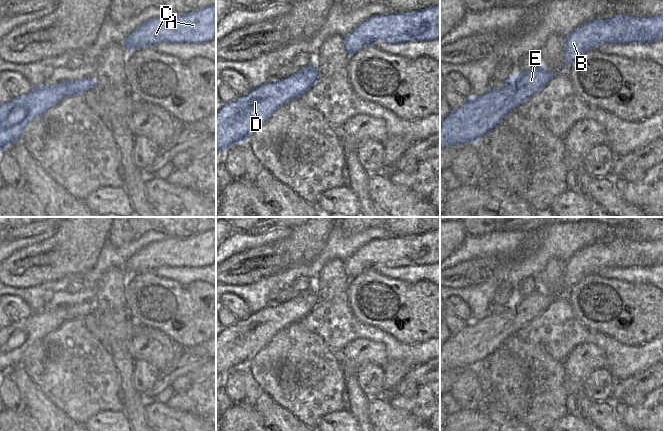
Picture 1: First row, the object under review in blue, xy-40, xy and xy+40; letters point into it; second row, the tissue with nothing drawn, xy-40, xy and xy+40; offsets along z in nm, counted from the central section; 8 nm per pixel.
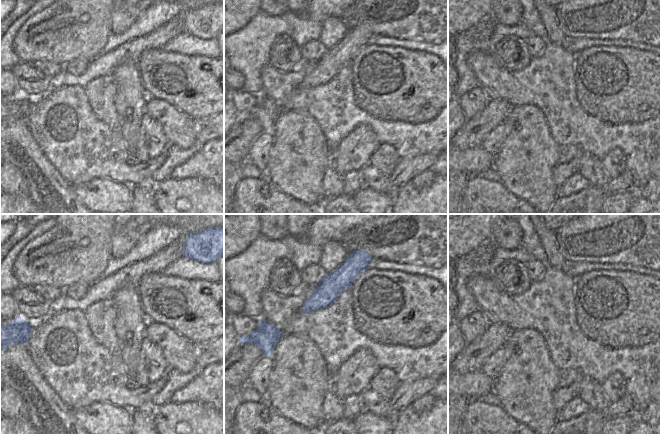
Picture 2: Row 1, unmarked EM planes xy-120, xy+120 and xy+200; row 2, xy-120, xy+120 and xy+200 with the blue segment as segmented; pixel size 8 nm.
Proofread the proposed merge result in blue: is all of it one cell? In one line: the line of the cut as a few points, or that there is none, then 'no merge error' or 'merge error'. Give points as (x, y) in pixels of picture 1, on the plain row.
no cut | no merge error

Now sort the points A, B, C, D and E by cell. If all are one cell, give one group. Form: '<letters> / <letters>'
A B C D E

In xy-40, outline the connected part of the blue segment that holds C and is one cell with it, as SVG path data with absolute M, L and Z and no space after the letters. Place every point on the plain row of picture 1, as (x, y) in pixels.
M216 229L184 239L167 237L150 243L130 257L123 270L128 275L158 267L206 267L216 263Z

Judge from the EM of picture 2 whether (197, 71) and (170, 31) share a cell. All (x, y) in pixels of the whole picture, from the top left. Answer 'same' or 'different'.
different

